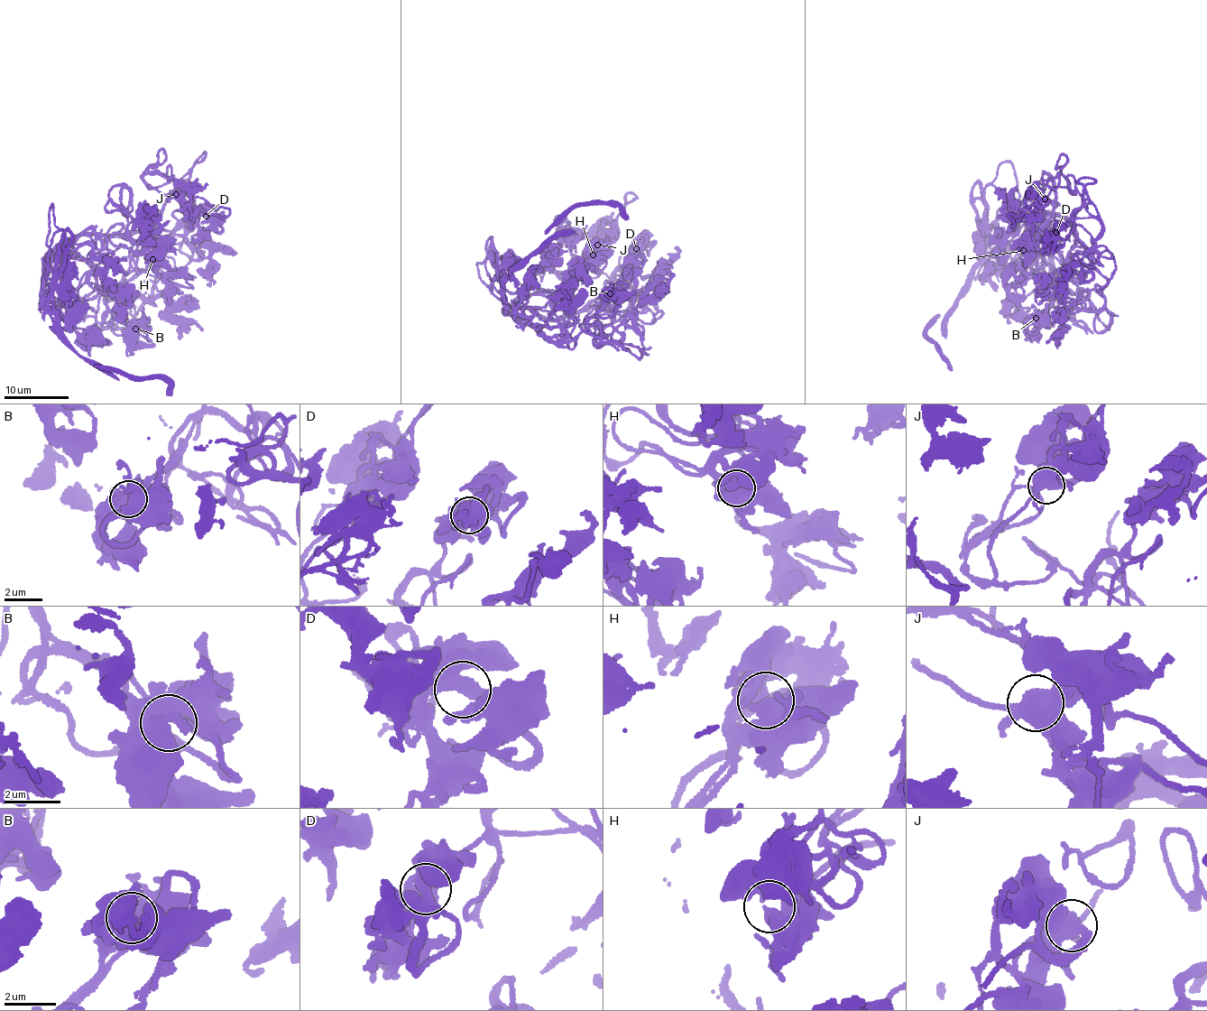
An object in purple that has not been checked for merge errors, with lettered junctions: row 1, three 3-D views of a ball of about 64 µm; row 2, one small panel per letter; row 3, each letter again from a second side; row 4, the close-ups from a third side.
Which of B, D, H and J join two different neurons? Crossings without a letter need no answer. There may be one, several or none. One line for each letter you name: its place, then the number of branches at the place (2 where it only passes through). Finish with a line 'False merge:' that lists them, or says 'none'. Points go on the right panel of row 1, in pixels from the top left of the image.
False merge: none

